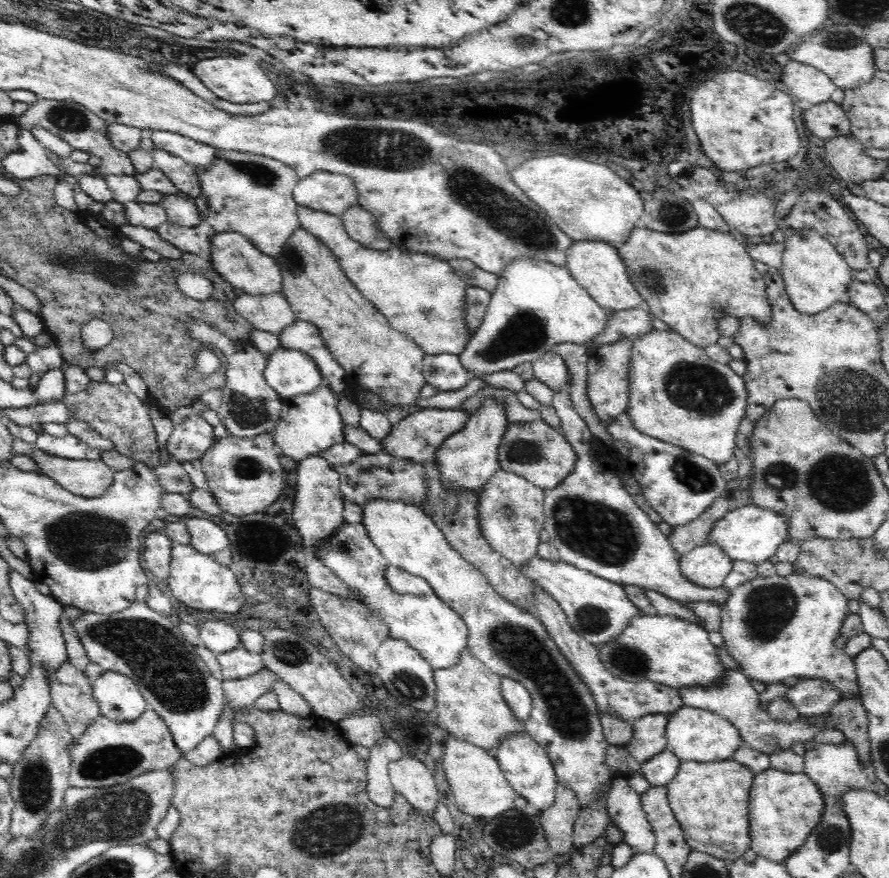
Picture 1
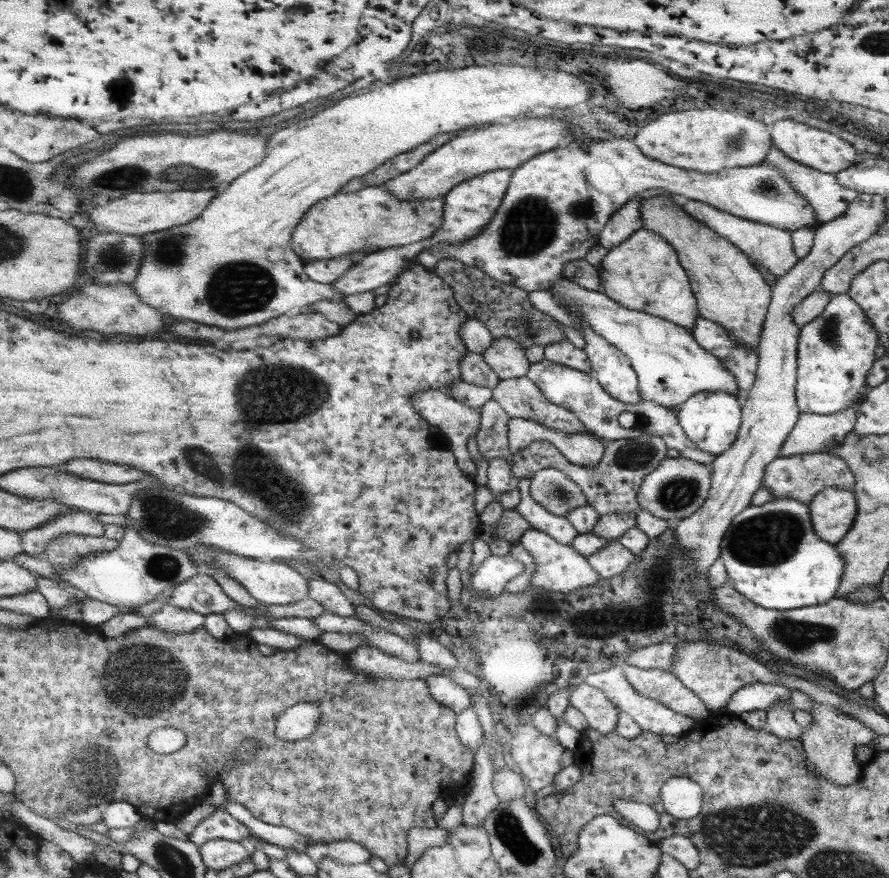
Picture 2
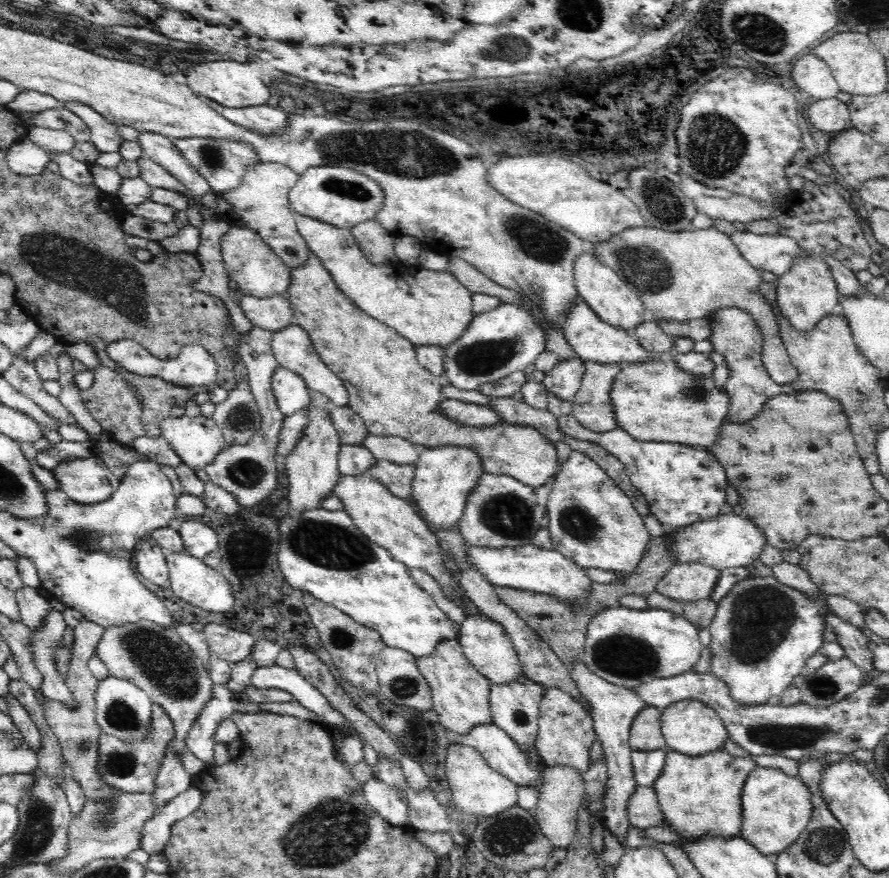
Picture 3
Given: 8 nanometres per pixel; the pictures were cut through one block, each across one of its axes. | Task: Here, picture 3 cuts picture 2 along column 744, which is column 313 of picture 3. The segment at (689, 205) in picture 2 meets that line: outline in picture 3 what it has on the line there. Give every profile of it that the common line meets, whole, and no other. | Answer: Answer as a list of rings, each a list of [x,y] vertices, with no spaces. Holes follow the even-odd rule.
[[[260,162],[254,167],[248,167],[243,182],[237,188],[233,191],[222,192],[223,198],[231,204],[231,213],[235,215],[232,225],[254,230],[291,268],[302,267],[310,254],[314,253],[329,271],[334,284],[346,297],[372,318],[377,318],[378,321],[397,330],[398,334],[406,337],[414,345],[444,347],[456,342],[465,333],[475,316],[471,297],[473,293],[450,271],[433,271],[419,265],[407,267],[400,262],[374,265],[366,258],[350,230],[294,212],[289,203],[289,192],[299,178],[300,175],[297,172],[280,163]]]

